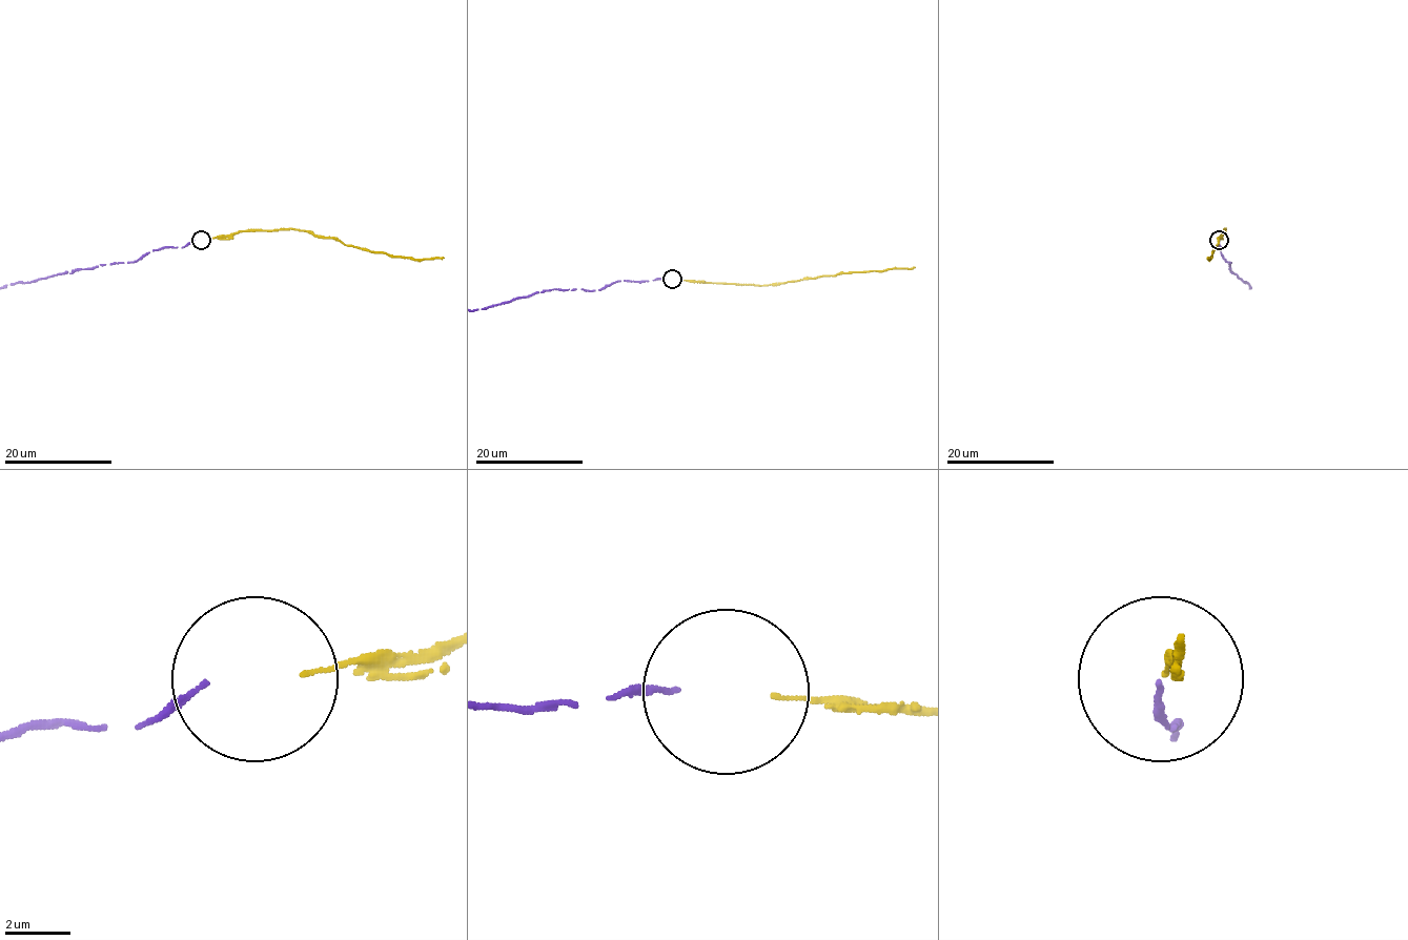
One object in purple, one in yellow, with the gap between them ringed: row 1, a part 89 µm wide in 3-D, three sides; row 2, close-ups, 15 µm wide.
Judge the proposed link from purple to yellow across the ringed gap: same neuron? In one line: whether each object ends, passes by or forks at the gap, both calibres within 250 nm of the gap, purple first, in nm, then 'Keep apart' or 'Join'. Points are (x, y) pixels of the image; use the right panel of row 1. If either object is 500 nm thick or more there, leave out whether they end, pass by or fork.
At the ring purple ends. At the ring yellow ends. Thickness 150 nm (purple) against 110 nm. Join

